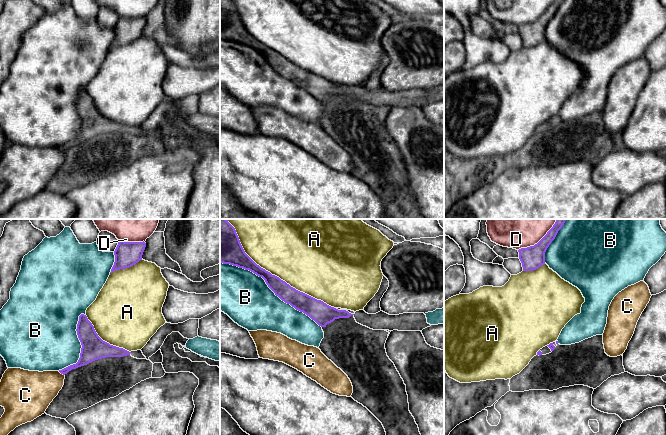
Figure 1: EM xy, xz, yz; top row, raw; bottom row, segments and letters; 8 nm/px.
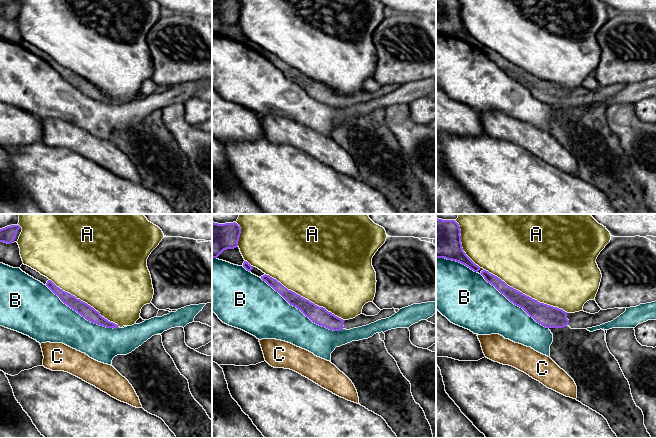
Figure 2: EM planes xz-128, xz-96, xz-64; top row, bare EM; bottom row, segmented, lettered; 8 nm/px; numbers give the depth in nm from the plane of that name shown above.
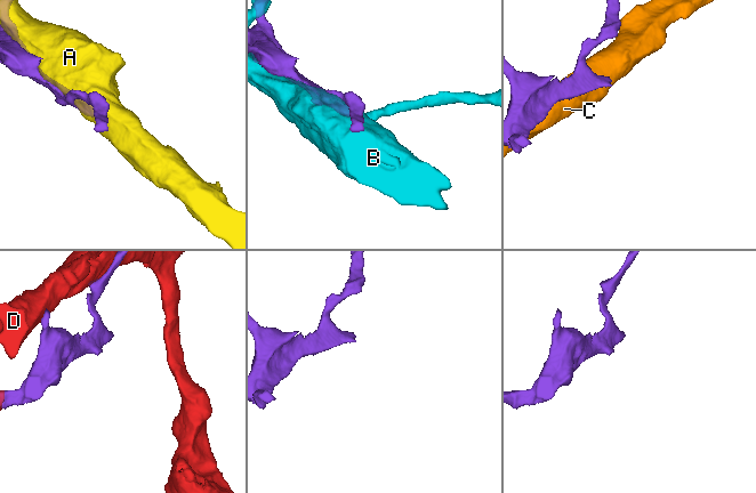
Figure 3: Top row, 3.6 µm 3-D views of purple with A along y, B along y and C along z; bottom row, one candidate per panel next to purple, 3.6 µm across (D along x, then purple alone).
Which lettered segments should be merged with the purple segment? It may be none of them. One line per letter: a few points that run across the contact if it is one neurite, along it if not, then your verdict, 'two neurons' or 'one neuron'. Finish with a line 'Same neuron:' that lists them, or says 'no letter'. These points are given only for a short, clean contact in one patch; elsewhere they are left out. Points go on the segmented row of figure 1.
A: two neurons
B: two neurons
C: line xy (58, 371), (64, 375); two neurons
D: two neurons
Same neuron: no letter

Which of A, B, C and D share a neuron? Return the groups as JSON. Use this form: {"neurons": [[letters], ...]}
{"neurons": [["A"], ["B"], ["C"], ["D"]]}

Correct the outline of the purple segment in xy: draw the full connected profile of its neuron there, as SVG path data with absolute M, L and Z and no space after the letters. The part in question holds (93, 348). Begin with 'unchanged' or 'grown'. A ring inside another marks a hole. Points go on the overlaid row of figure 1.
grown; M84 314L79 316L76 331L82 345L80 358L76 364L59 370L59 372L63 375L67 374L72 369L76 369L95 360L106 357L123 357L131 355L137 359L146 359L141 350L129 352L123 348L110 345L109 343L103 341L96 333L92 323Z

